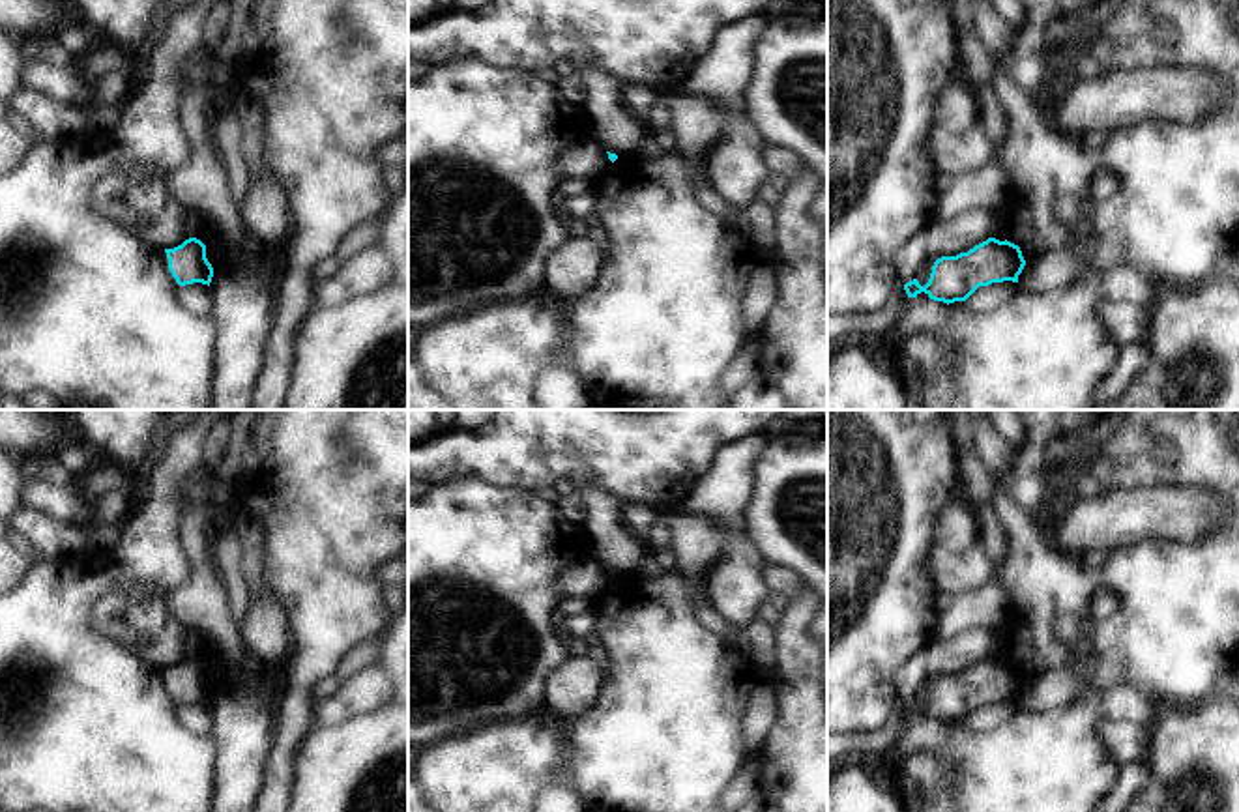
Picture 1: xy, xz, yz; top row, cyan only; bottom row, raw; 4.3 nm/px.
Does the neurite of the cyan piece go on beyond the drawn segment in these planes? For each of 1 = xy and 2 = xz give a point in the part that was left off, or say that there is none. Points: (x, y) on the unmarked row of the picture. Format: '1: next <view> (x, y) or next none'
1: next none
2: next none

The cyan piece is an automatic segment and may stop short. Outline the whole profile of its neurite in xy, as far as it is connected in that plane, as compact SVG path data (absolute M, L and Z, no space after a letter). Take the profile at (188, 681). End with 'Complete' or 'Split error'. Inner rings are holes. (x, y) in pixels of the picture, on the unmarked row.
M189 657L174 668L165 668L168 677L168 689L180 705L202 702L211 702L213 687L206 677L206 664Z. Complete.

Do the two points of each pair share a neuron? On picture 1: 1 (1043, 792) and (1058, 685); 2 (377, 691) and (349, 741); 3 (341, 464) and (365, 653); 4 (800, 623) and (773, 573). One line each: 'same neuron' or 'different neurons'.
1: different neurons
2: different neurons
3: different neurons
4: different neurons

